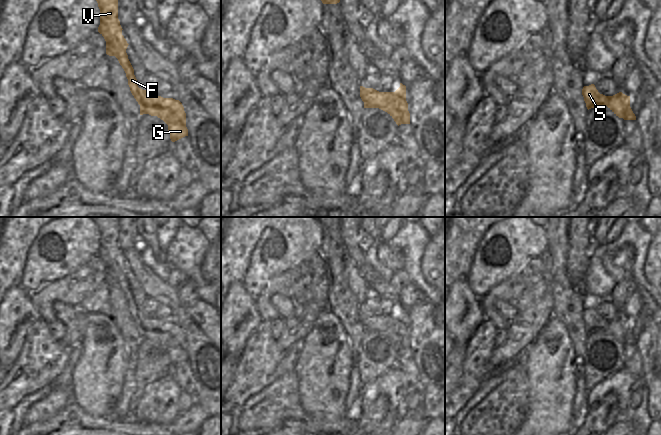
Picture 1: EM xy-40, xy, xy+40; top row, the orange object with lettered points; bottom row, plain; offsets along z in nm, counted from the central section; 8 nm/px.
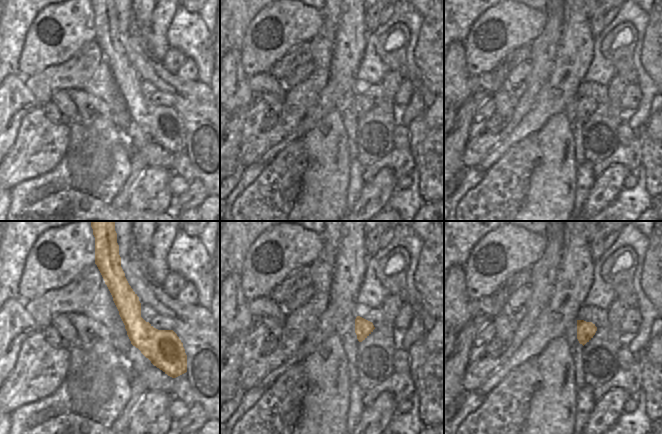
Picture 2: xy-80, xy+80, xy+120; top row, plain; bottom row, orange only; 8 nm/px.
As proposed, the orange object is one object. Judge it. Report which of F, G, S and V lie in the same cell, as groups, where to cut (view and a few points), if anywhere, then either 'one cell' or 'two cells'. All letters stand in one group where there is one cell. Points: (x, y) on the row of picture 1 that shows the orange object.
groups F G V / S; cut xy (374, 89), (366, 97), (364, 104); two cells

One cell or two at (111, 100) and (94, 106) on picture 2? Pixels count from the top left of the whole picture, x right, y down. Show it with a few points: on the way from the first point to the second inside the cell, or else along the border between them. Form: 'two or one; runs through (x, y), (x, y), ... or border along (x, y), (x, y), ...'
two; border along (85, 89), (106, 103), (115, 123)

